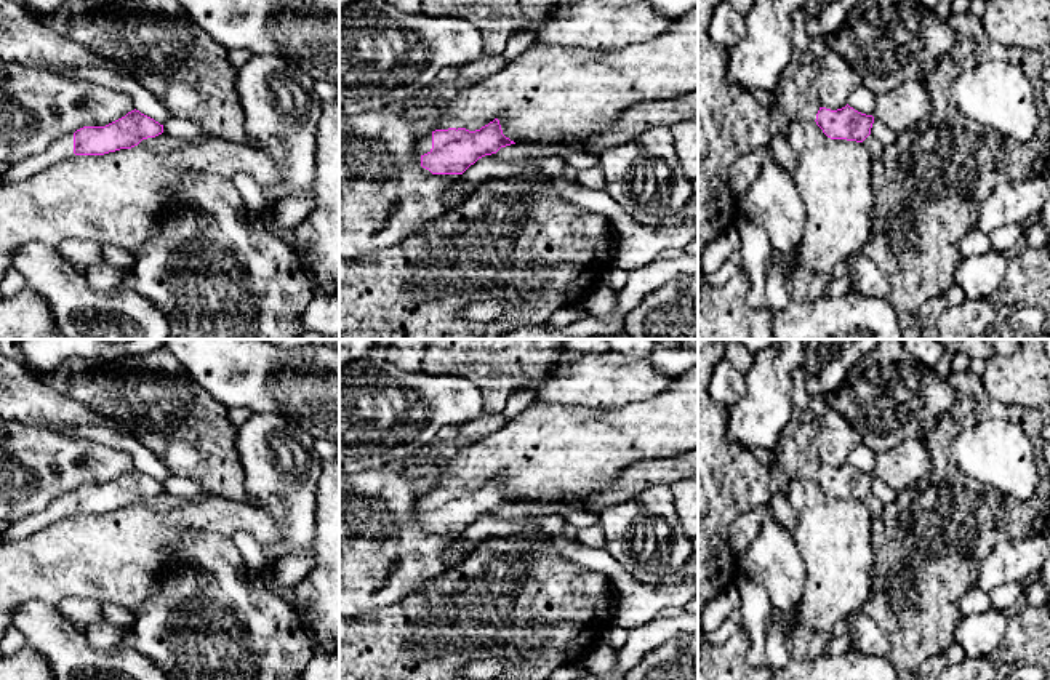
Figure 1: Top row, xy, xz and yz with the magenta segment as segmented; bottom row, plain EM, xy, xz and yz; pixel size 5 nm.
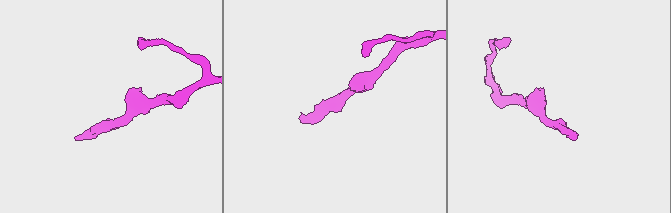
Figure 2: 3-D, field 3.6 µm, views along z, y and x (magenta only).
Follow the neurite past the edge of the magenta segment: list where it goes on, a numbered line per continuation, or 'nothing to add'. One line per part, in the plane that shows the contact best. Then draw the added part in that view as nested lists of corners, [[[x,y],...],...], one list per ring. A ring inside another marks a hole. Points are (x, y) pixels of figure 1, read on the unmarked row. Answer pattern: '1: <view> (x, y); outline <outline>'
1: xz (424, 503); outline [[[432,491],[421,494],[416,502],[416,510],[419,514],[431,510],[431,507],[432,507]]]

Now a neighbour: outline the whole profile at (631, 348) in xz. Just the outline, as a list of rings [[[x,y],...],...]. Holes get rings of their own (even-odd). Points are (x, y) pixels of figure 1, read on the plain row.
[[[608,339],[611,350],[626,357],[648,357],[653,352],[655,339]]]

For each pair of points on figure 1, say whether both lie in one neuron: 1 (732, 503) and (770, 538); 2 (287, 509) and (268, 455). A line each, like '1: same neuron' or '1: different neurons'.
1: different neurons
2: same neuron

